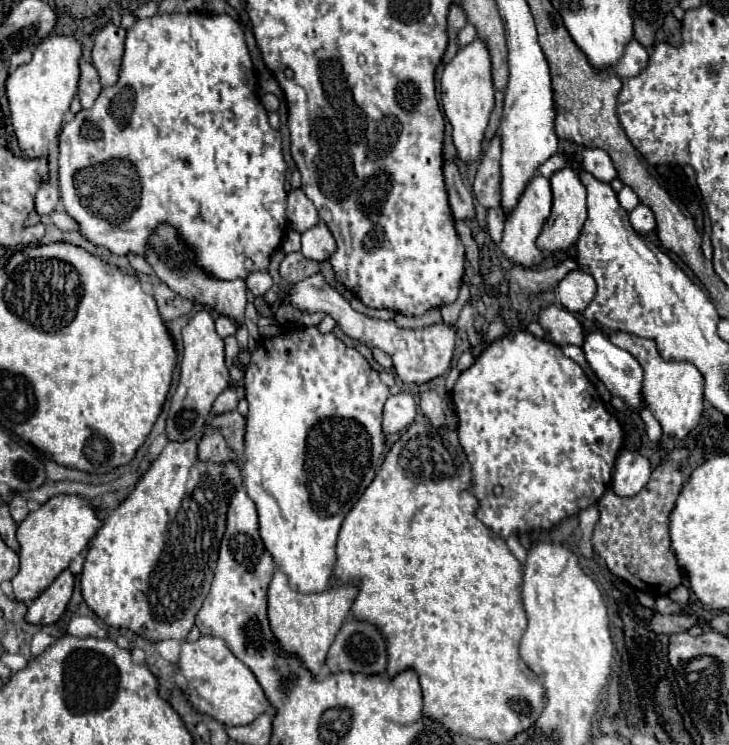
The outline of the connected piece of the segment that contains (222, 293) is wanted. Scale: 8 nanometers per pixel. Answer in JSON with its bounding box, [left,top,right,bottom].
[144,223,246,323]

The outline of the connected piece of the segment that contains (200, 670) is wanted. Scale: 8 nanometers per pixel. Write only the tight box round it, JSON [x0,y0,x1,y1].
[178,635,268,727]

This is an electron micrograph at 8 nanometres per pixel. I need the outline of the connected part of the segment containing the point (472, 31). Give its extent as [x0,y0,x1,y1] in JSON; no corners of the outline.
[456,23,476,47]

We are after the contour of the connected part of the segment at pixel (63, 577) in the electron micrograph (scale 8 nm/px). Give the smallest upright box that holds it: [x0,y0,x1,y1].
[26,569,74,625]

